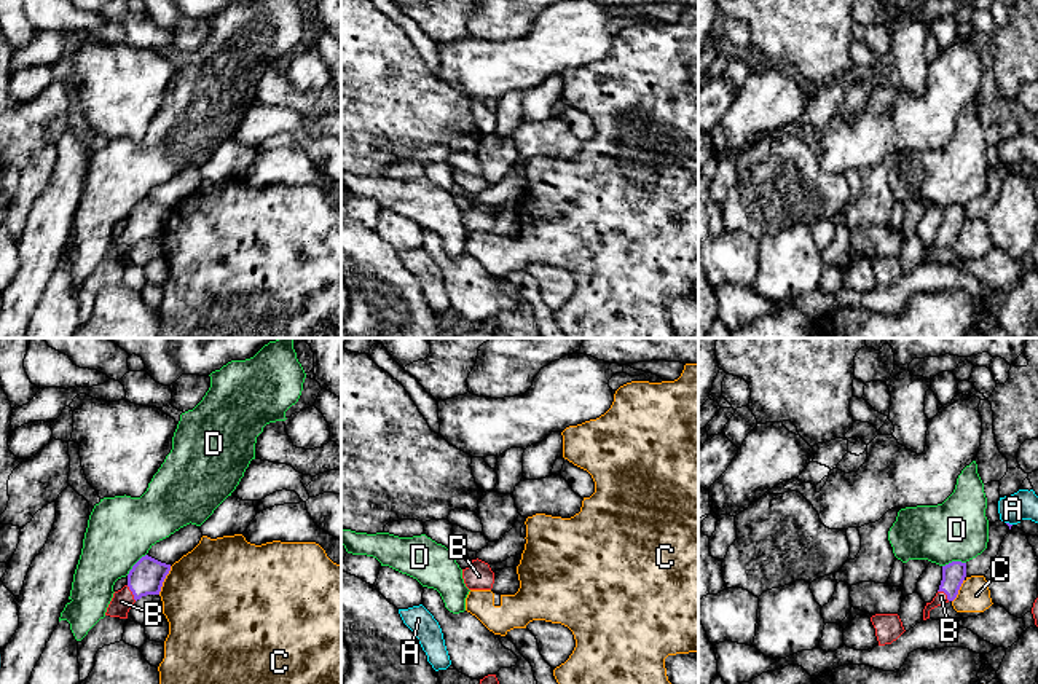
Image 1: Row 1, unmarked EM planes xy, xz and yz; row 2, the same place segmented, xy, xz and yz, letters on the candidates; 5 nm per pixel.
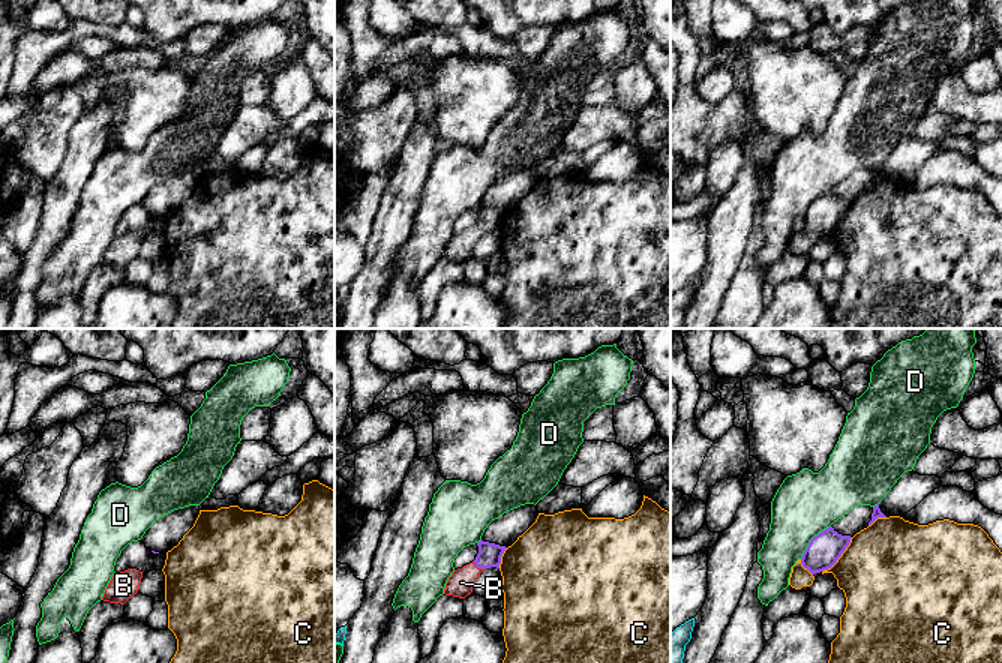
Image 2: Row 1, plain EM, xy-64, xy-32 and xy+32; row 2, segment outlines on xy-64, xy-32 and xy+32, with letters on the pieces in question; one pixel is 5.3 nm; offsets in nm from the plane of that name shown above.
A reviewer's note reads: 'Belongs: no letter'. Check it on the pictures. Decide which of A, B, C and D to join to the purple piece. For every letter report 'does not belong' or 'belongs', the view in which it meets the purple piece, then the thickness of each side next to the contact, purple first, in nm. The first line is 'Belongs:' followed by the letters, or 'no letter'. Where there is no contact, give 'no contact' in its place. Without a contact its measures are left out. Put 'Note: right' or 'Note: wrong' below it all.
Belongs: B
A: does not belong; meets purple in yz; 20 nm thick on the purple side, 150 nm on the other
B: belongs; meets purple in xy; 170 nm thick on the purple side, 110 nm on the other
C: does not belong; meets purple in xy; 170 nm thick on the purple side, 480 nm on the other
D: does not belong; meets purple in yz; 120 nm thick on the purple side, 320 nm on the other
Note: wrong

